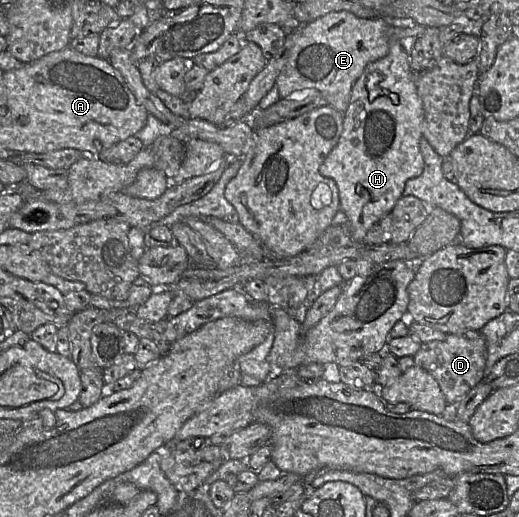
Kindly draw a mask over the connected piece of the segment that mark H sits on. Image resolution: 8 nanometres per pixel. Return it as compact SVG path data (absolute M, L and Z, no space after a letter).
M390 40L388 54L366 66L352 87L350 103L343 117L339 142L319 171L323 177L336 182L340 209L348 217L352 239L363 242L367 232L403 196L406 182L420 176L424 169L420 150L423 104L409 65L409 54L399 40Z

